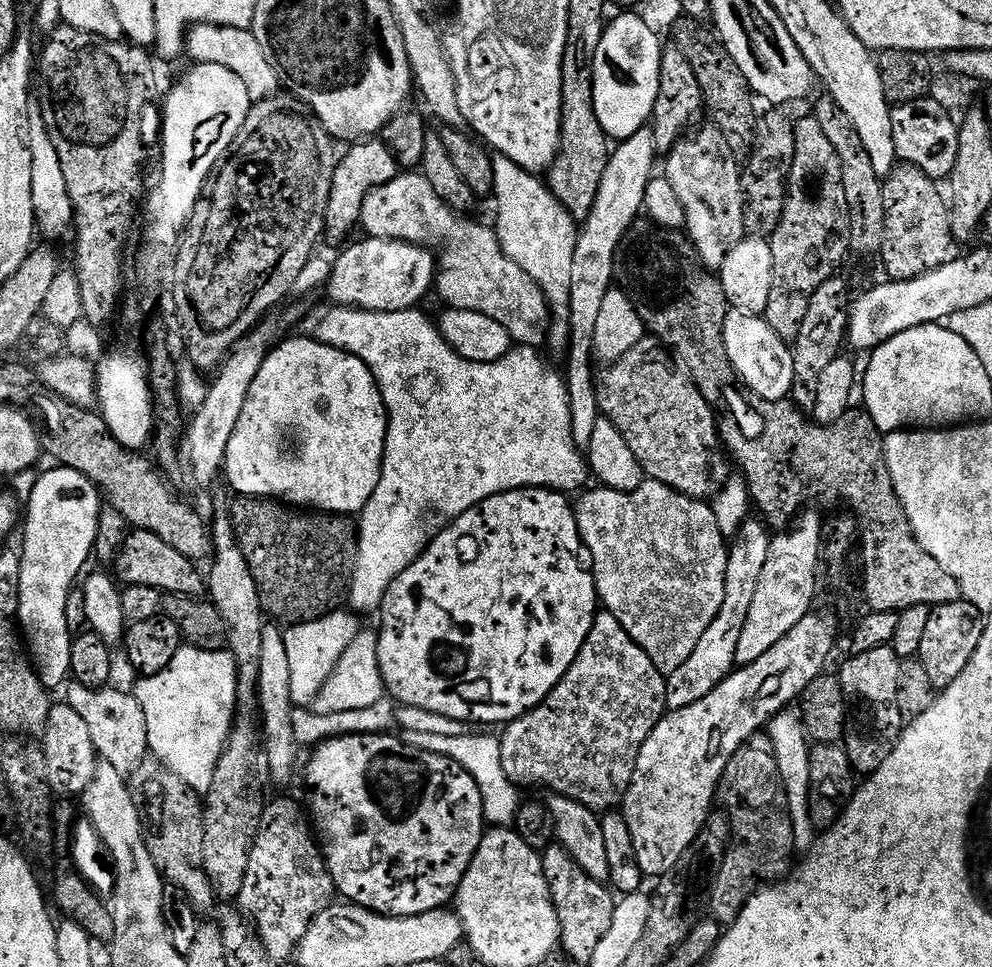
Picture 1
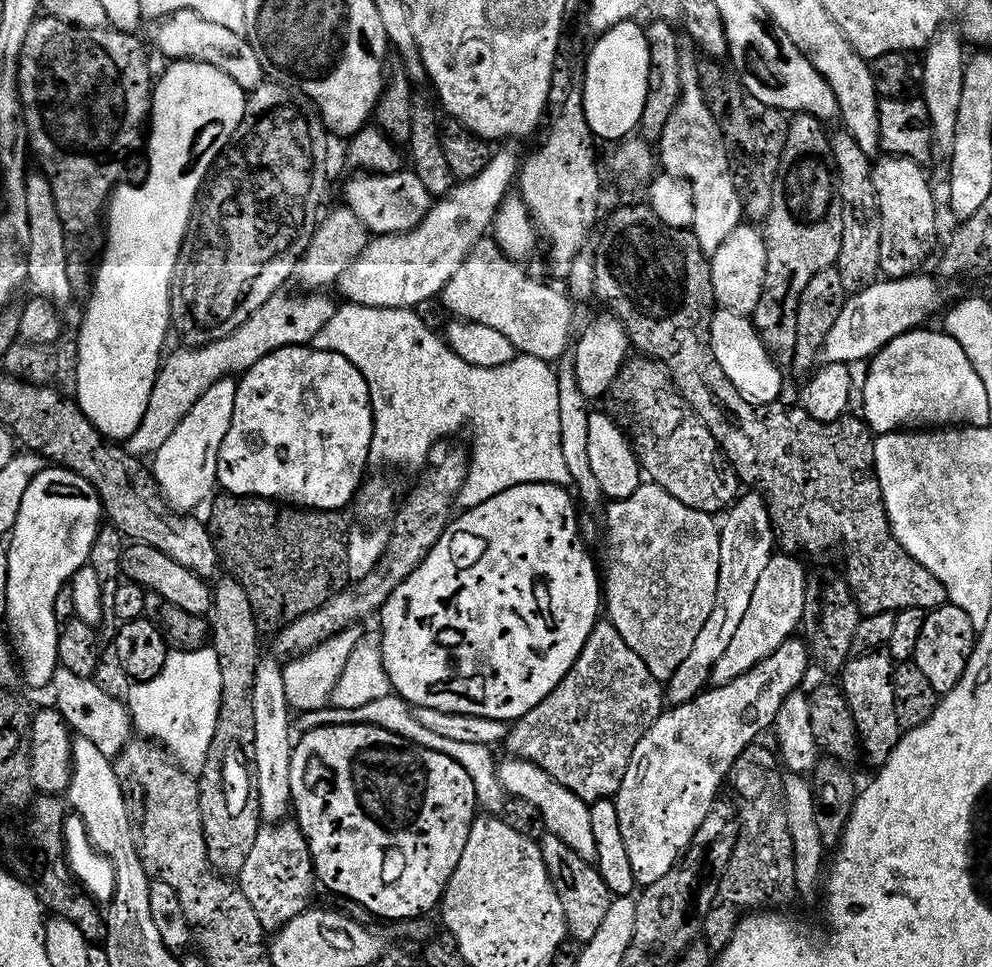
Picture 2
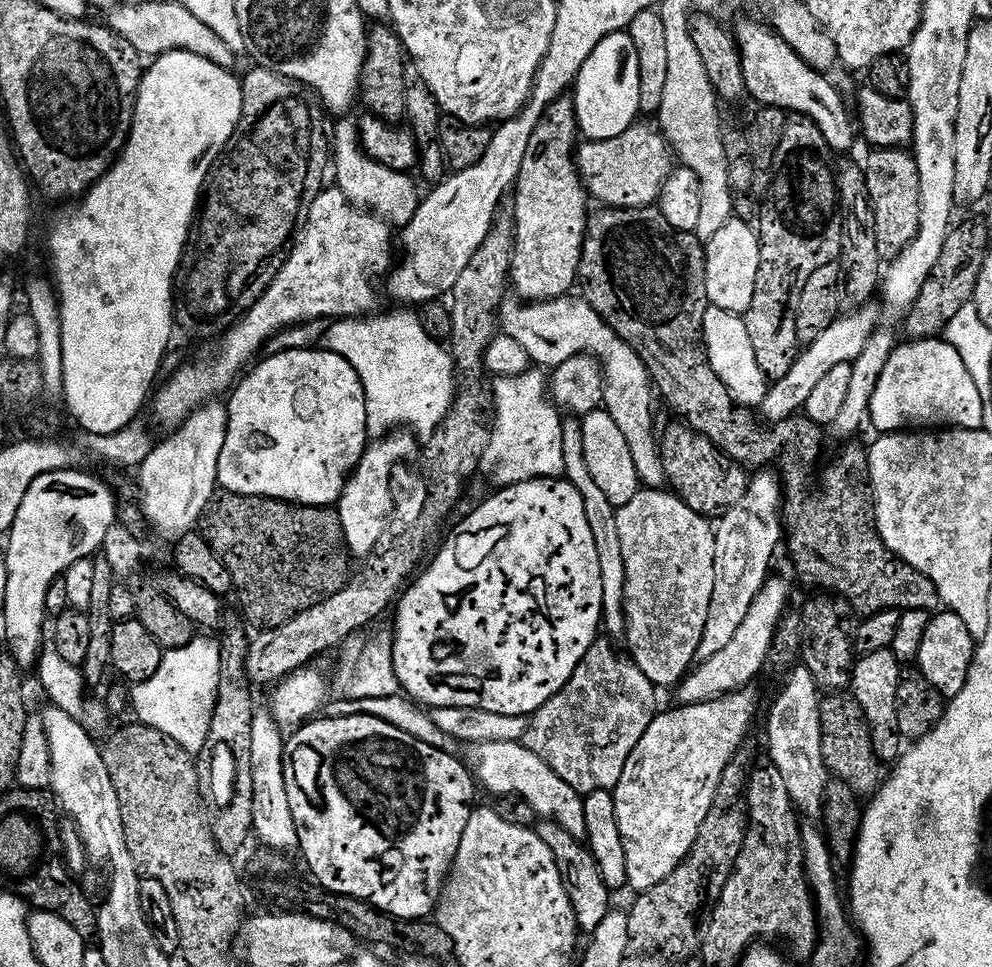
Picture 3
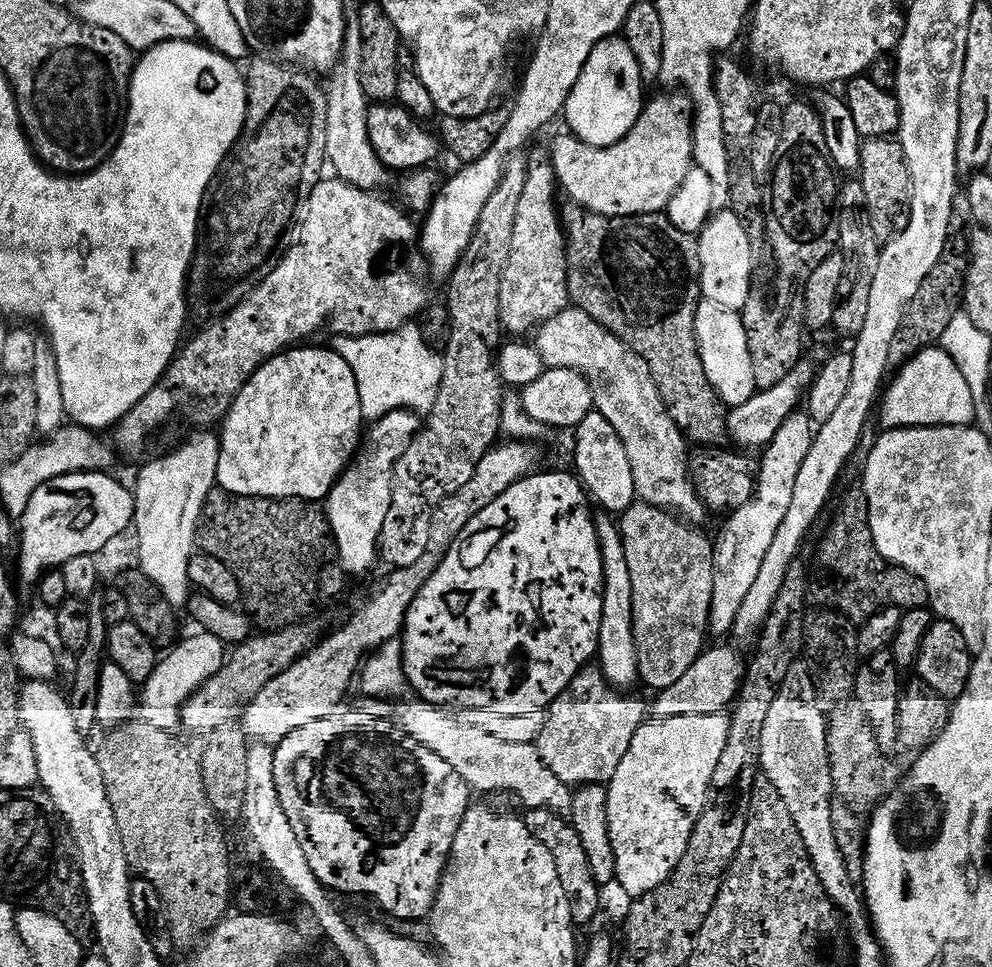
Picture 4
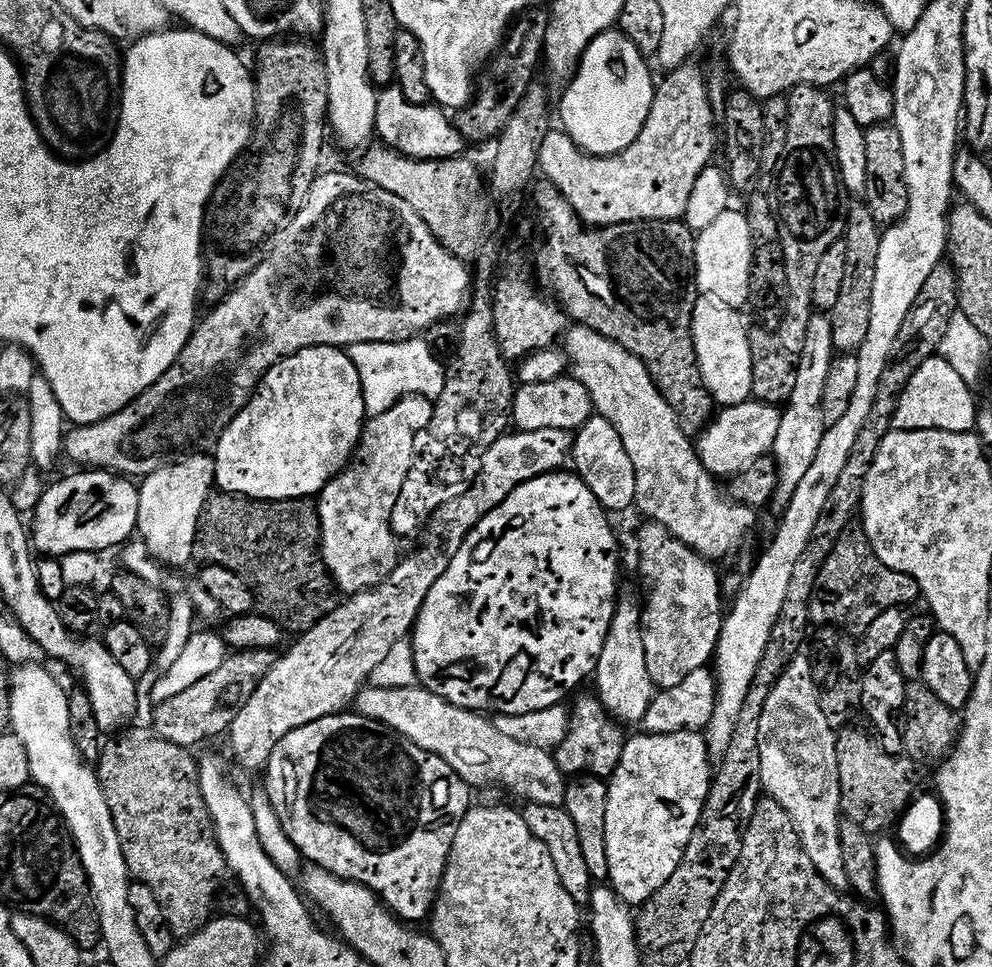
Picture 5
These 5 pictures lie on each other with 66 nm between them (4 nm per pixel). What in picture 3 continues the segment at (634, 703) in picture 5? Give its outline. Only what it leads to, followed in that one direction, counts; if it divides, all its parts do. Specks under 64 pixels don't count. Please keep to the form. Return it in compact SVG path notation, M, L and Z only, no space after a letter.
M579 419L564 420L562 458L566 458L564 476L572 483L574 490L582 494L582 502L586 506L586 522L590 525L590 534L594 534L594 547L598 550L598 567L602 570L603 631L612 638L623 637L625 635L626 562L622 559L622 533L618 530L616 507L610 502L610 498L606 498L606 493L596 485L594 478L590 475L590 470L586 467L586 454L582 451L582 426Z

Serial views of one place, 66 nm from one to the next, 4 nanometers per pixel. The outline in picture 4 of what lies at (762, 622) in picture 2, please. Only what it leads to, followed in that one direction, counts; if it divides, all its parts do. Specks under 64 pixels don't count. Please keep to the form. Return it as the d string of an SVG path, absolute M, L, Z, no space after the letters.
M712 648L701 652L696 664L674 682L674 686L663 689L656 700L655 715L660 718L678 718L679 716L705 716L715 712L724 712L740 694L744 682L746 660L732 648Z

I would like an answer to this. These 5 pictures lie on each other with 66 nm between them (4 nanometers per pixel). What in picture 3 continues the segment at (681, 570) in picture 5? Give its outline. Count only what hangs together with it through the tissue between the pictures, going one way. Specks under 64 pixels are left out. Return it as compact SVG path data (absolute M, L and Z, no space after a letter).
M642 490L630 498L626 506L617 508L616 513L618 530L622 533L622 559L626 562L624 631L627 651L638 670L642 670L657 689L675 689L697 663L702 630L706 630L706 618L710 614L710 598L714 598L716 530L713 521L690 510L679 495L668 490Z

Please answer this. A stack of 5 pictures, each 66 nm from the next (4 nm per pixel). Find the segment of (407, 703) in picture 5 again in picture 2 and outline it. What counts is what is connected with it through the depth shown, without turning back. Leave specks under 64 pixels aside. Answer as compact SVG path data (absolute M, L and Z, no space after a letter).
M508 758L508 761L499 765L500 781L505 793L509 797L517 796L520 800L525 800L528 804L533 804L540 811L540 816L544 819L547 831L553 836L562 838L574 854L580 858L586 858L586 862L596 864L599 861L598 842L594 838L594 822L592 821L591 807L582 798L578 798L566 786L562 786L546 770L539 768L537 764L532 764L528 760L517 760Z

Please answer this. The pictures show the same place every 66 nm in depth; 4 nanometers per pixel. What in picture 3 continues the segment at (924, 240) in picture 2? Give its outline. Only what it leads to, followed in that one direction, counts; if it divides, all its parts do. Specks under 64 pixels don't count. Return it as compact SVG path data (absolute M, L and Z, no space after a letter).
M882 148L869 153L864 177L876 227L876 250L880 254L881 261L891 262L914 239L920 229L918 166L915 155L908 150Z

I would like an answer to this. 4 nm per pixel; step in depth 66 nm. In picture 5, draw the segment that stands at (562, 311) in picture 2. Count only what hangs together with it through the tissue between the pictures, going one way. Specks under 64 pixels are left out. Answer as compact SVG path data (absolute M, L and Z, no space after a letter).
M572 326L564 332L562 336L562 351L566 357L567 363L572 364L576 367L576 372L574 371L575 379L579 380L581 384L586 386L586 390L590 394L592 399L592 407L595 409L599 415L602 415L606 418L606 422L610 422L610 426L614 426L614 430L618 430L618 438L622 438L622 446L626 446L626 455L630 458L631 465L634 466L634 478L636 479L636 503L635 507L640 508L640 512L644 515L644 518L647 518L649 521L661 524L661 526L668 531L671 536L678 538L686 546L690 546L699 556L704 556L707 560L713 562L721 562L727 556L732 556L740 548L740 543L748 536L748 531L756 524L757 513L751 508L747 508L744 504L737 504L731 499L725 498L723 500L720 497L720 492L716 489L716 484L718 484L717 477L711 476L708 471L704 469L703 464L700 463L700 458L695 447L692 448L690 445L690 438L685 434L684 431L680 428L680 423L676 421L676 415L674 410L666 402L666 398L662 398L662 394L658 390L658 386L650 378L650 374L646 370L644 363L637 358L635 352L626 350L623 346L618 343L616 340L611 340L606 338L602 334L598 334L592 328L582 328L579 326Z

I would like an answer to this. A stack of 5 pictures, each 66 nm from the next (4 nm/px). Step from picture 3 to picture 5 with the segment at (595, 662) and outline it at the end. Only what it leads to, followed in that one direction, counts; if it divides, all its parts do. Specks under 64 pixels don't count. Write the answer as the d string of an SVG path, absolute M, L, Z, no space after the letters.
M592 694L582 697L576 705L571 705L568 733L559 748L555 749L557 766L572 778L581 774L611 777L622 758L626 739L623 731L625 729L604 709L604 703L600 699Z

